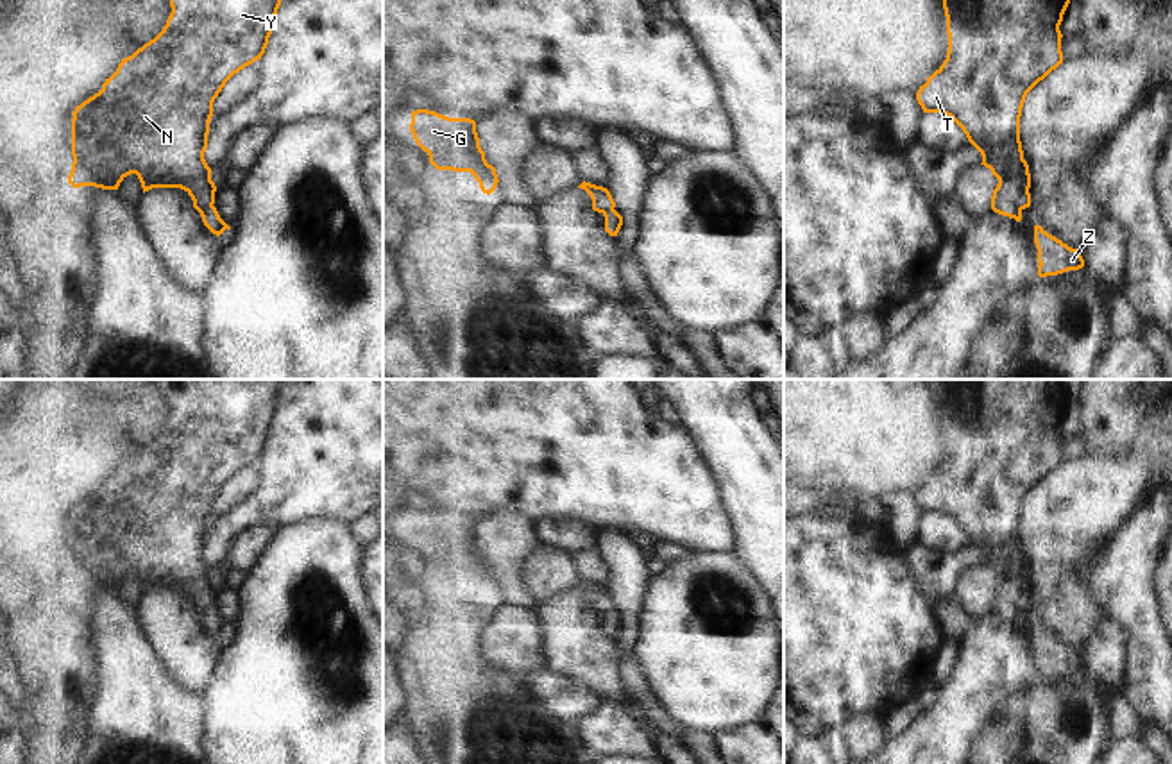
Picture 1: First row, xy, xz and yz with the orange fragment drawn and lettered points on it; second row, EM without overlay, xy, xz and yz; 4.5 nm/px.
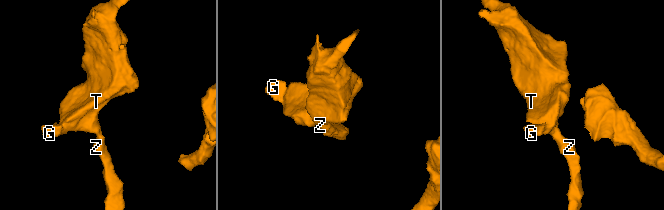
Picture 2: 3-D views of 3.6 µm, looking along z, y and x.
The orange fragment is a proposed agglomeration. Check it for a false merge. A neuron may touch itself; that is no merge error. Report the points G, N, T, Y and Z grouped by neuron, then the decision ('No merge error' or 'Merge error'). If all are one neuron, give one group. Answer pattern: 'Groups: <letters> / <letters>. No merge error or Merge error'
Groups: G N T Y Z. No merge error.

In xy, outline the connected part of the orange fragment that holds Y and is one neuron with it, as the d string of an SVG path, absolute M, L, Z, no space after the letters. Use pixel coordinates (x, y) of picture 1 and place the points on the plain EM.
M154 379L170 401L172 413L163 431L122 460L116 472L106 480L102 490L84 501L72 514L72 573L73 589L95 587L118 590L120 583L136 574L143 594L152 589L181 589L200 614L204 626L217 637L231 630L218 615L215 605L217 587L204 560L208 549L213 503L225 483L261 460L272 435L281 406L285 379Z

